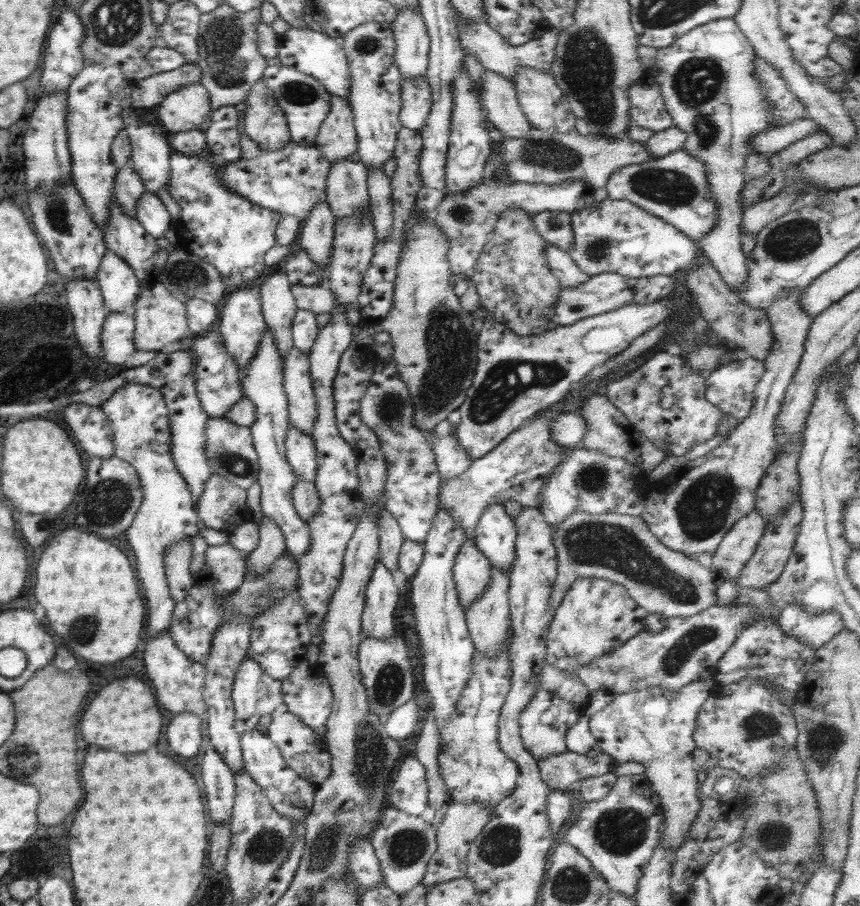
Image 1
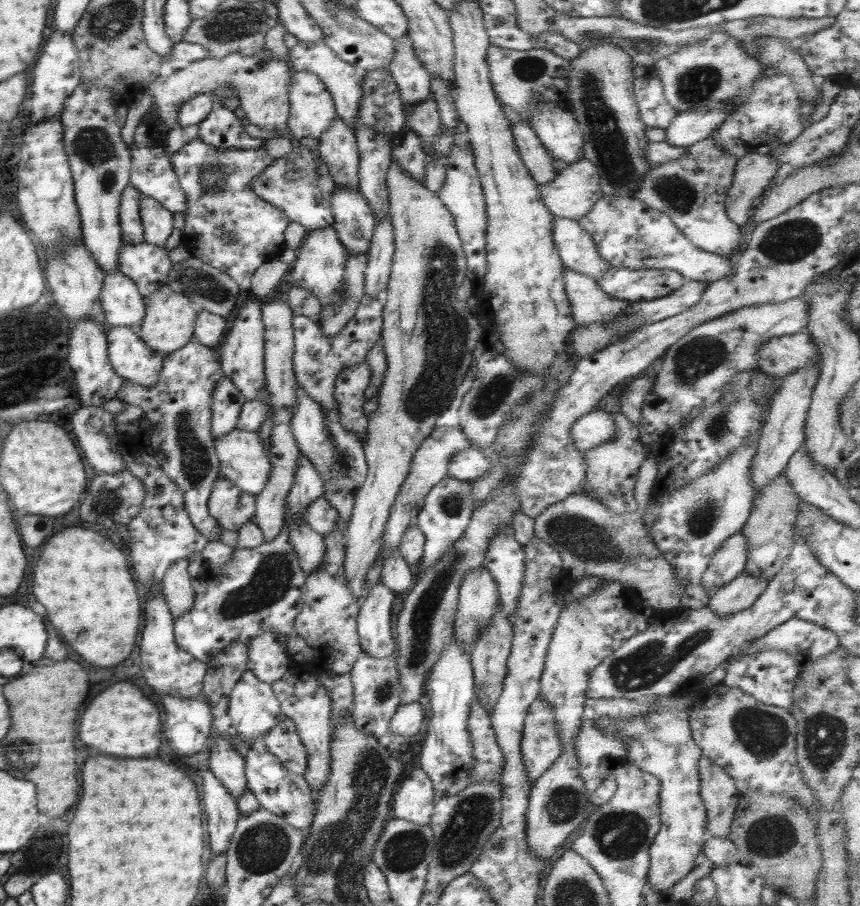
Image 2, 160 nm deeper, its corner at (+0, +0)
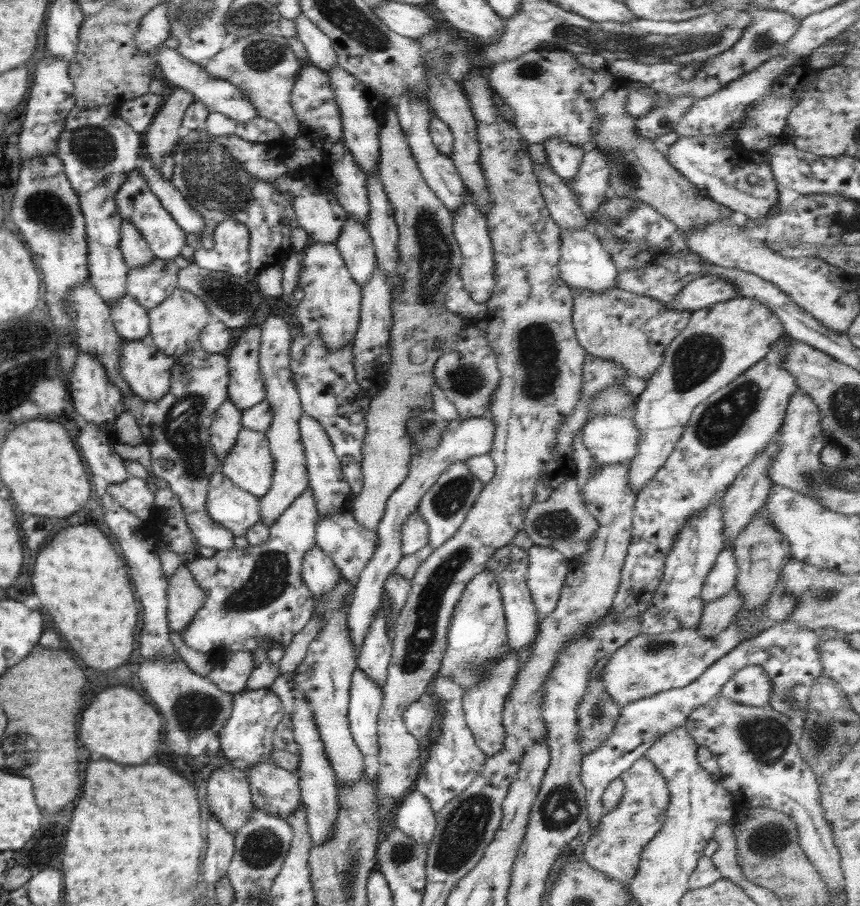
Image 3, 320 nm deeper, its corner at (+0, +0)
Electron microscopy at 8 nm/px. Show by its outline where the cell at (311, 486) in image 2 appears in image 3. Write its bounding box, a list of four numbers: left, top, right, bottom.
[180,486,319,661]

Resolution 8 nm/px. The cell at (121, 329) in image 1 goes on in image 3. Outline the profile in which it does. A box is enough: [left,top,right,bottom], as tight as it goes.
[119,341,175,400]

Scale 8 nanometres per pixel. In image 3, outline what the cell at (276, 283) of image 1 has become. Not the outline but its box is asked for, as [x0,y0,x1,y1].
[259,315,309,526]

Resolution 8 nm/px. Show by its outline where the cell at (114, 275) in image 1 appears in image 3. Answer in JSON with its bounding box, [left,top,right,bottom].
[110,292,149,341]

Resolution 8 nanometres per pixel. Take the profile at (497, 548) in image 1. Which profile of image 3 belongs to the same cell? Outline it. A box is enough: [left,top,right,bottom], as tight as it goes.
[487,536,539,652]

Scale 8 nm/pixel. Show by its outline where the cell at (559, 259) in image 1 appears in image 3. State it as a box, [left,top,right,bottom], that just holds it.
[572,288,690,381]

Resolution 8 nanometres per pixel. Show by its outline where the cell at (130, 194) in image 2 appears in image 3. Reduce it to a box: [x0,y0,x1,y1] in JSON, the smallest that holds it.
[120,221,155,269]

